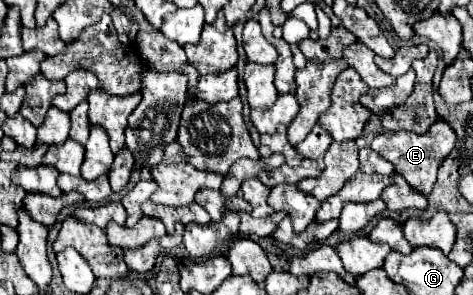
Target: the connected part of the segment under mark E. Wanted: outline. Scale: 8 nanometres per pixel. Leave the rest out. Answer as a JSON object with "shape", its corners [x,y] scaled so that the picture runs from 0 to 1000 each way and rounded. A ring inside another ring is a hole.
{"shape":[[[924,403],[924,417],[915,417],[899,458],[877,458],[869,444],[835,444],[835,451],[814,444],[805,458],[793,458],[793,471],[784,485],[784,505],[797,512],[822,553],[831,553],[835,573],[844,580],[844,593],[852,593],[852,607],[882,654],[890,654],[899,668],[911,654],[911,641],[920,627],[928,559],[941,546],[941,532],[953,519],[958,498],[962,498],[962,444],[937,403]]]}

